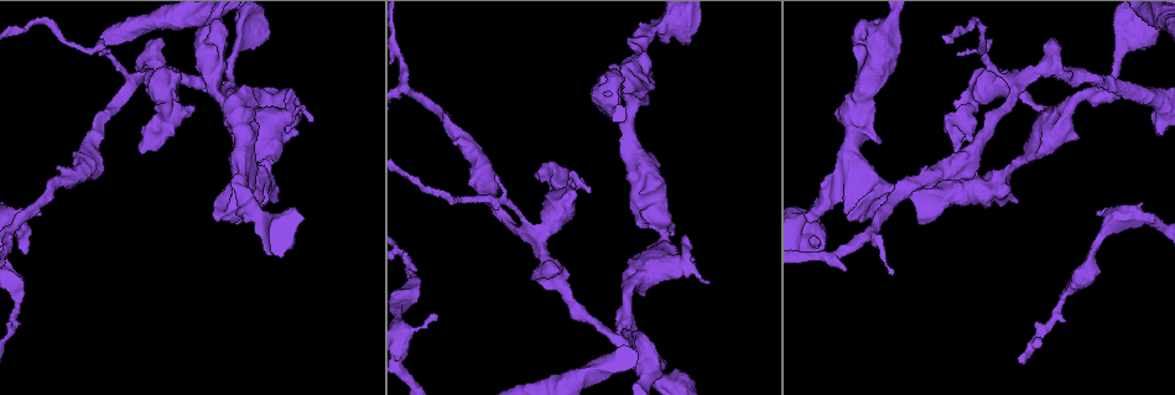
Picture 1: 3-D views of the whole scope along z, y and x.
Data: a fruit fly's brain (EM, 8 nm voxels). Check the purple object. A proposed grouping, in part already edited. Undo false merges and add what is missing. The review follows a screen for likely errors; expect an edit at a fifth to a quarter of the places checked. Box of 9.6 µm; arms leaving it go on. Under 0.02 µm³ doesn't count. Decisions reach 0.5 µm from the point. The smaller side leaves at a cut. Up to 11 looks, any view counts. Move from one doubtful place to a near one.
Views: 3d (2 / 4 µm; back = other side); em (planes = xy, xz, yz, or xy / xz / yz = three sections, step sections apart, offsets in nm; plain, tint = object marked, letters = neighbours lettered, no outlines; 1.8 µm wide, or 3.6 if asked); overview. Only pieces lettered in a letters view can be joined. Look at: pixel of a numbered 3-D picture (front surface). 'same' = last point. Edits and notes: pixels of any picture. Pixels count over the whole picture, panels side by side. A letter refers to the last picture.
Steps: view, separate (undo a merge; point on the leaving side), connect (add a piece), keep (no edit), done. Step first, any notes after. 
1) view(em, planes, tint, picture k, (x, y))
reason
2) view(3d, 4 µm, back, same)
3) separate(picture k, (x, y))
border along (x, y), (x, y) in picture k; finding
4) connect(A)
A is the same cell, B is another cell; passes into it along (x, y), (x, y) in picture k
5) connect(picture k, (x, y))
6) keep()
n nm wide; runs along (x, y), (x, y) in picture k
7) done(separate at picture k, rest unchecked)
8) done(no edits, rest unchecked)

view(em, planes, letters, picture 1, (205, 24))
thick end

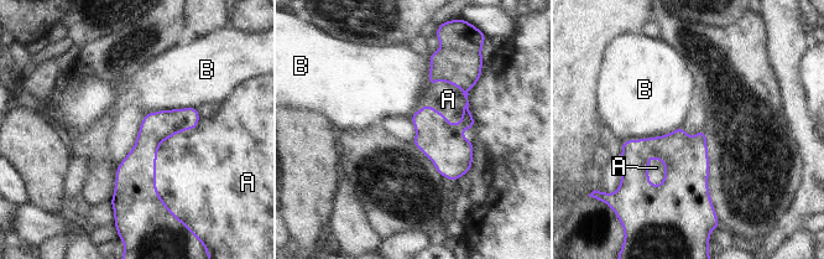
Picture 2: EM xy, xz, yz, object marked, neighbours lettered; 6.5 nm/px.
keep()
A and B are other cells; none of them fits

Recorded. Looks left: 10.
view(em, planes, letters, picture 1, (222, 89))
looks like a crossing

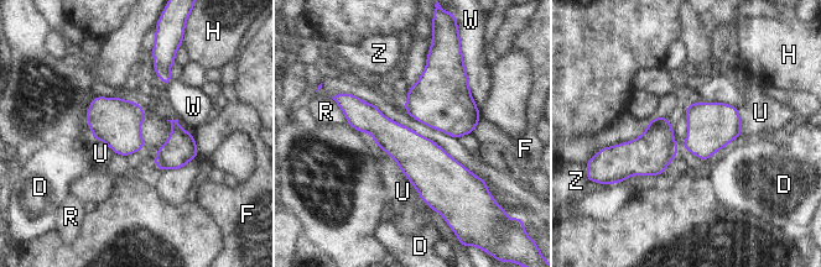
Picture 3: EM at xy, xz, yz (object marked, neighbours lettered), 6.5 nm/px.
keep()
U touches over 500 nm; D, F, H, R, U, W and Z are other cells; runs along (348, 98), (437, 184), (438, 203) in picture 3; one neuron here

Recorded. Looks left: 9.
view(3d, 4 µm, picture 1, (267, 25))

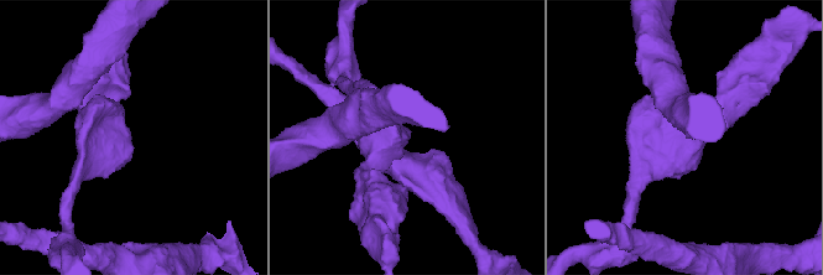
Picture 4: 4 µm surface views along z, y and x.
view(em, 3.6 µm, planes, letters, picture 4, (403, 146))
need the tissue

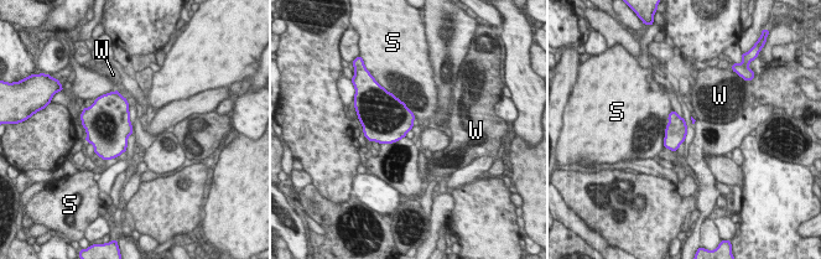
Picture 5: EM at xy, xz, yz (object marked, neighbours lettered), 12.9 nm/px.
keep()
S touches over 500 nm; S and W are other cells; border along (673, 109), (668, 117), (663, 146) in picture 5; none of them fits

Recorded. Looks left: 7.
view(em, 3.6 µm, planes, letters, picture 1, (851, 185))
thick turns thin

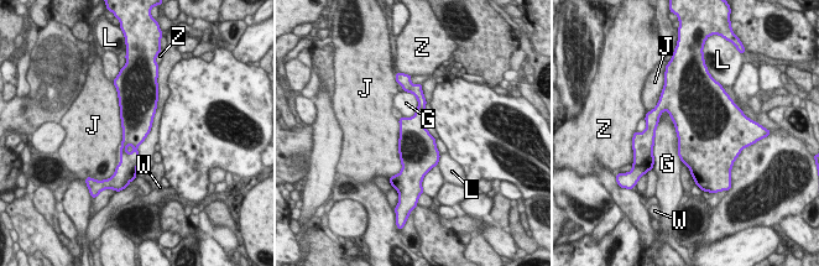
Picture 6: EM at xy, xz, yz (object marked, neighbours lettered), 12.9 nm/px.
keep()
G, J, L, W and Z are other cells; border along (664, 109), (674, 126), (681, 162) in picture 6; continuous, no second neuron

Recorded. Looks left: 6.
done(no edits, rest unchecked)

